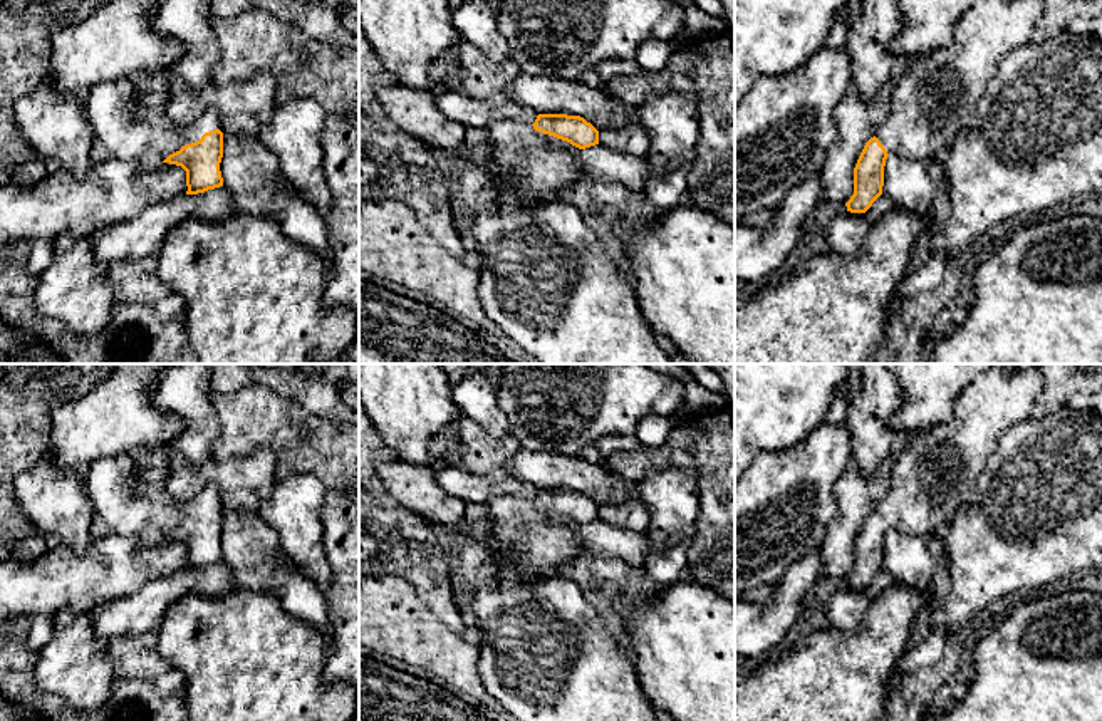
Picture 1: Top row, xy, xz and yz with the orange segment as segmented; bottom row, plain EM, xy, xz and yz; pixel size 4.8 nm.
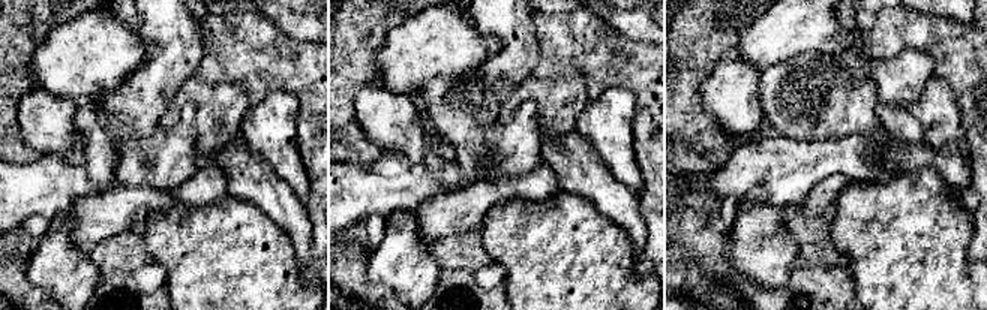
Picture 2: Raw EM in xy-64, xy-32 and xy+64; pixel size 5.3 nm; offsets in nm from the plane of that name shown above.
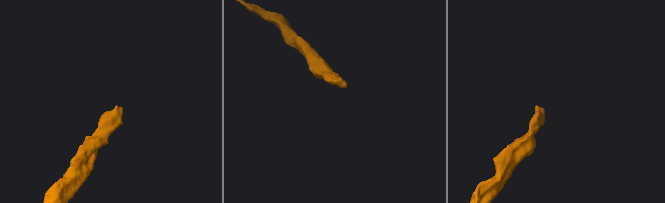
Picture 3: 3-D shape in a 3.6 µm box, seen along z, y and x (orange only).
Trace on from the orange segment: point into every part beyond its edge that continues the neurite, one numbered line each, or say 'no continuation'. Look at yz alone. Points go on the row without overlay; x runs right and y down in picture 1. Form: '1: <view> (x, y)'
1: yz (933, 477)

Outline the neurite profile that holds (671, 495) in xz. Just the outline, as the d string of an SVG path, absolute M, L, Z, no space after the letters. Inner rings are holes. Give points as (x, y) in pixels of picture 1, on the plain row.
M691 468L649 469L632 490L649 510L646 532L652 550L644 572L651 592L659 594L686 577L689 537L699 511L698 473Z

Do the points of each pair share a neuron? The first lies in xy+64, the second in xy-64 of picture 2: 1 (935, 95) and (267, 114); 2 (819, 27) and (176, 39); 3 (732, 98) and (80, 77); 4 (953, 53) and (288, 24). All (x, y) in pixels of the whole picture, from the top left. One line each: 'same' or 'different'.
1: same
2: different
3: different
4: different

